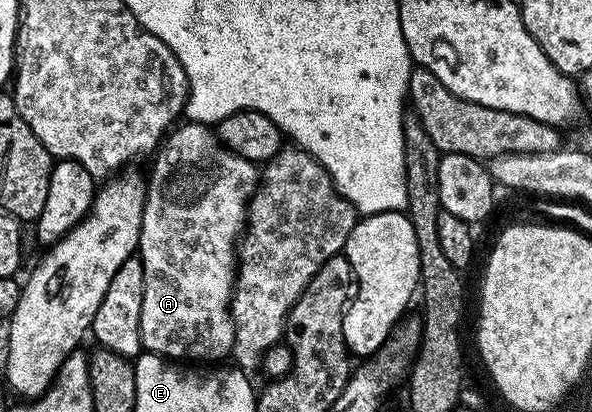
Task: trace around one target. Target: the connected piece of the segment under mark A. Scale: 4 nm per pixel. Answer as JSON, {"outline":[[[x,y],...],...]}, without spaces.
{"outline":[[[183,122],[175,126],[165,136],[164,146],[153,156],[154,168],[146,179],[146,204],[140,229],[140,241],[137,254],[142,256],[144,265],[144,305],[140,305],[140,337],[142,346],[151,355],[160,355],[171,361],[198,361],[194,359],[210,359],[206,361],[222,361],[234,350],[234,322],[230,316],[230,297],[234,290],[236,274],[236,244],[246,225],[246,208],[250,198],[254,196],[260,182],[259,168],[250,159],[240,157],[229,151],[222,144],[217,134],[205,123]]]}

